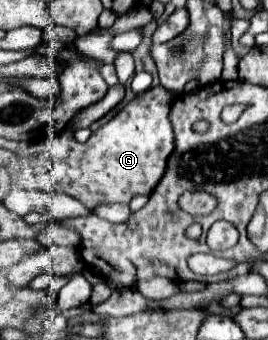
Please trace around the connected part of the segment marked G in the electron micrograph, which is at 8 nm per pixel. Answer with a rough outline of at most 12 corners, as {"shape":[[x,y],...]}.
{"shape":[[157,85],[77,143],[23,161],[17,187],[89,209],[151,195],[173,153]]}

